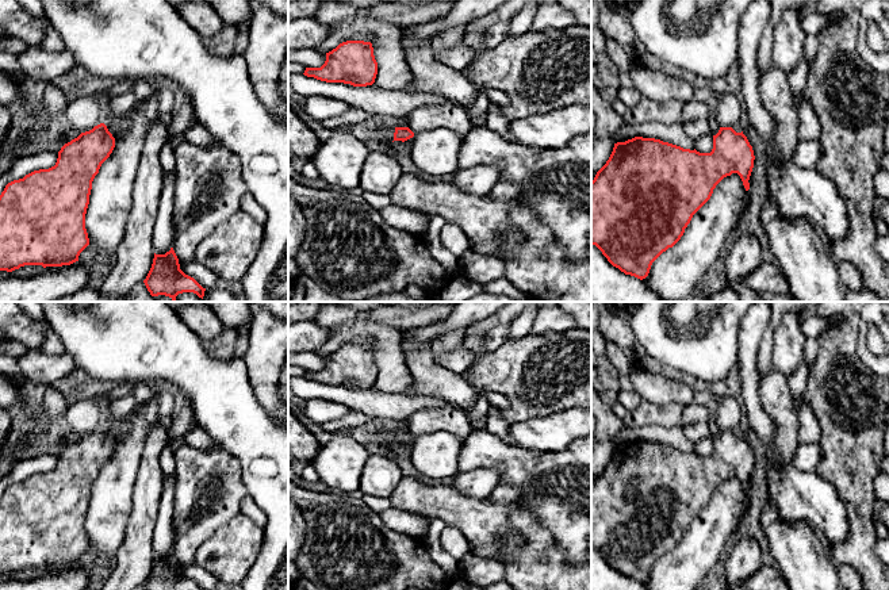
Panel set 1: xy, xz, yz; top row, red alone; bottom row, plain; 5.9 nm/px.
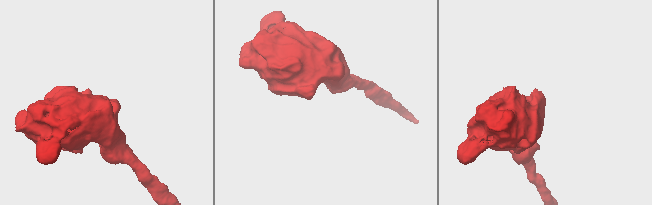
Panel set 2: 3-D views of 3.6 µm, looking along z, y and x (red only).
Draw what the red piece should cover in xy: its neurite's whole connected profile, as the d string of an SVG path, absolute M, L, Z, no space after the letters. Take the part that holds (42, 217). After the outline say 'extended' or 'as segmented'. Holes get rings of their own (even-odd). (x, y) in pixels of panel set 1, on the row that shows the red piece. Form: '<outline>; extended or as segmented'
M104 123L81 133L58 152L54 166L39 169L23 179L8 183L0 195L0 271L12 272L24 265L62 267L78 261L80 253L89 245L85 214L89 204L92 181L101 164L115 148L115 138Z; as segmented

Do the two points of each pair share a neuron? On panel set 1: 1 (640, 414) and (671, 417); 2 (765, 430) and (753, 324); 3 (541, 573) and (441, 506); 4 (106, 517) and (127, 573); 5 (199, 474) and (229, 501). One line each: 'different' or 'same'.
1: same
2: same
3: same
4: different
5: same

